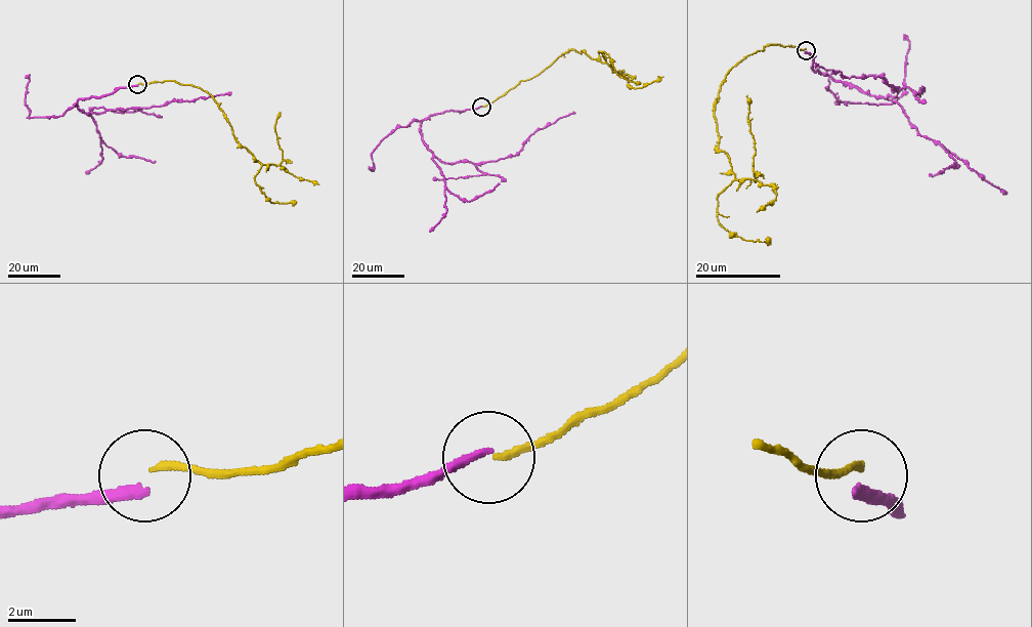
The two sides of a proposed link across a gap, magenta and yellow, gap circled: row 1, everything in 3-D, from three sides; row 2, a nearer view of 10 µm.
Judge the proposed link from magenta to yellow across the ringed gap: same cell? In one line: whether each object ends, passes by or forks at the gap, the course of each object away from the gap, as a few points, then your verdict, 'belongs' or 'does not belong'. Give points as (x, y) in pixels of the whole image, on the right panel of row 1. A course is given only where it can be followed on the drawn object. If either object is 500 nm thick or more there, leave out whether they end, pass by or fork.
magenta ends | yellow ends | magenta via (806, 51), (815, 71), (871, 95), (896, 96), (897, 87), (880, 77), (846, 77), (815, 63) | yellow via (806, 49), (766, 45), (739, 60), (714, 113), (734, 179), (717, 196), (717, 220), (744, 240), (768, 240) | does not belong

